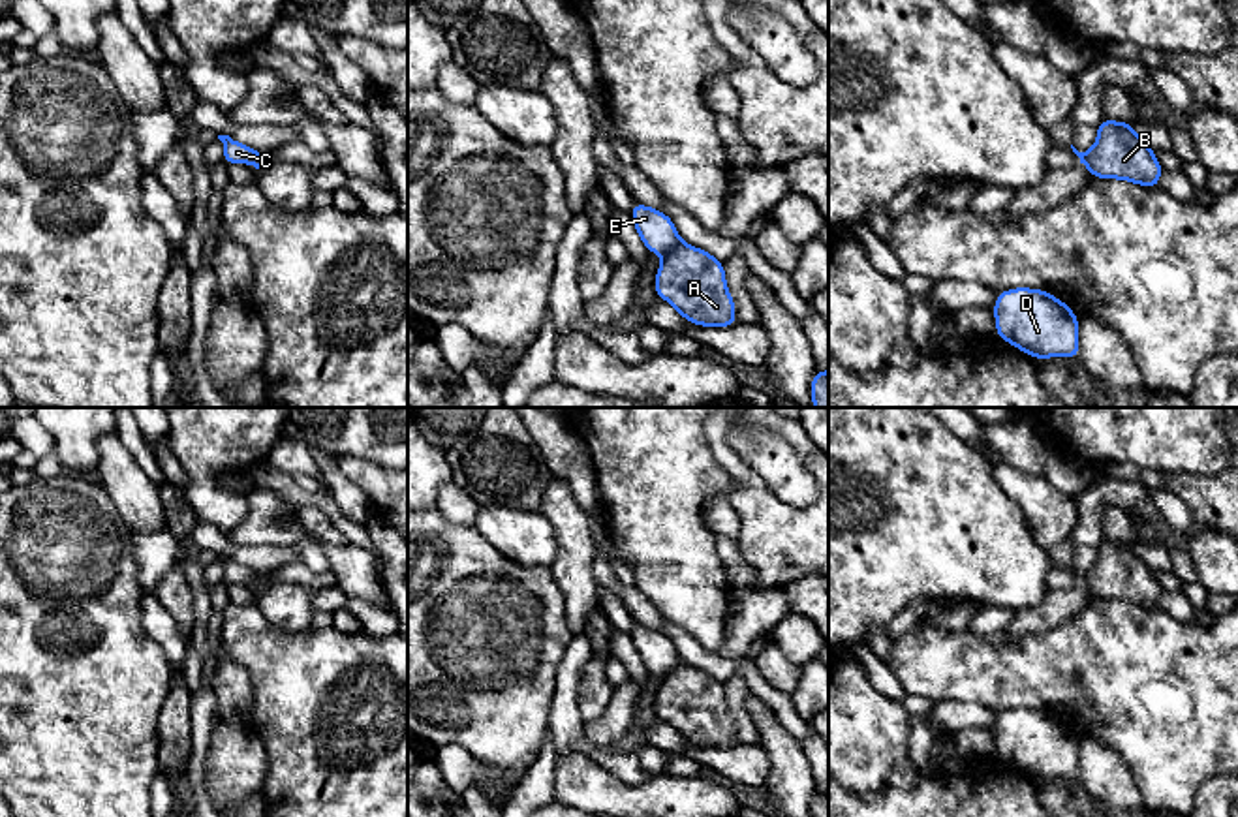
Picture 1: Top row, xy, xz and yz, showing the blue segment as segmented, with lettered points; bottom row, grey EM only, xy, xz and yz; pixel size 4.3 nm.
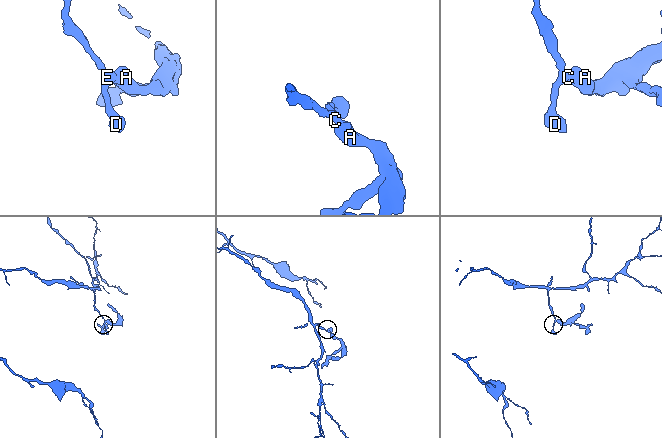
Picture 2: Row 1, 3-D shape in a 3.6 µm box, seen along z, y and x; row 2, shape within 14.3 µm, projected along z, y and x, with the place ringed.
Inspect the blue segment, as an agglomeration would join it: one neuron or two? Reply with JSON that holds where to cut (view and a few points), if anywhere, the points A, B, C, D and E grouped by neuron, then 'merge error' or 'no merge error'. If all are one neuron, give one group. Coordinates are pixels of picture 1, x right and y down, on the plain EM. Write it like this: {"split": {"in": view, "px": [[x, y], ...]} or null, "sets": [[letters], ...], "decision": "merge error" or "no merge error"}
{"split": {"in": "xz", "px": [[680, 662], [664, 675]]}, "sets": [["A", "B"], ["C", "D", "E"]], "decision": "merge error"}

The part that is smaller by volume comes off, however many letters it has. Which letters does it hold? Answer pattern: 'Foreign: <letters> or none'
Foreign: A, B

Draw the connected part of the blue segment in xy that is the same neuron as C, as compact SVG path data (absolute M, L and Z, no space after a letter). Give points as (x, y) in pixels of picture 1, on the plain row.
M218 556L218 560L224 563L222 582L225 586L231 586L231 584L254 586L255 571L252 571L250 567L231 560L229 556Z

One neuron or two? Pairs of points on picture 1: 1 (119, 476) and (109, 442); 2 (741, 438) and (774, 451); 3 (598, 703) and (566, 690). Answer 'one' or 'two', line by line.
1: one
2: one
3: two

